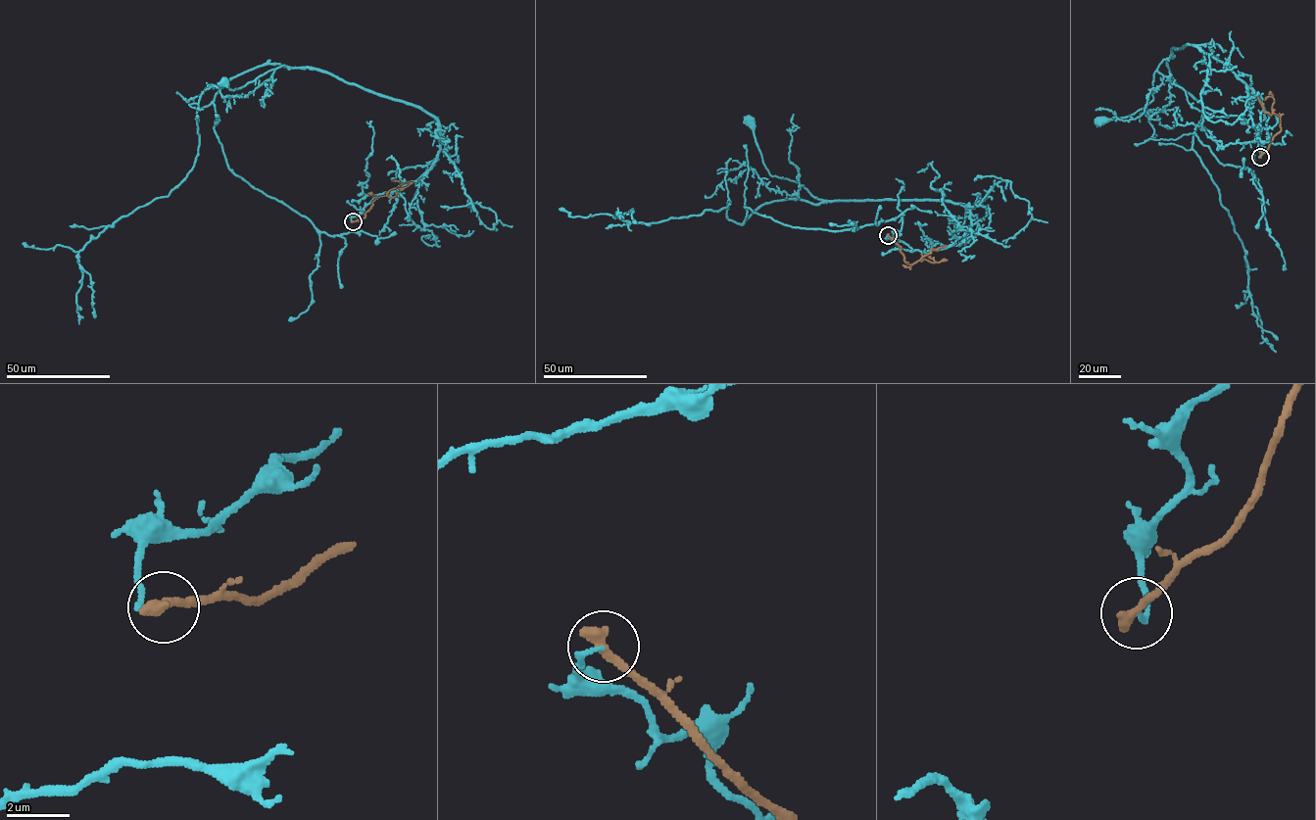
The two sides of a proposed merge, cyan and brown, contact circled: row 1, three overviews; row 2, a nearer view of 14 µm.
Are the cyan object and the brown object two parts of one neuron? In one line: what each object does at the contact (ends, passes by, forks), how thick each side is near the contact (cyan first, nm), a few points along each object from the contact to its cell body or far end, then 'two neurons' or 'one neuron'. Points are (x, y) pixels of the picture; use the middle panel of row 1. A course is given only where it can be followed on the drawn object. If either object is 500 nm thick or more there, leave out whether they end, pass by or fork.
cyan ends; brown ends; calibres 140 and 440 nm; course cyan (888, 235), (899, 249), (947, 248), (971, 225), (969, 208), (818, 199), (771, 175), (749, 120); course brown (888, 235), (901, 247), (905, 262), (911, 265), (930, 254), (930, 249), (946, 246); two neurons

